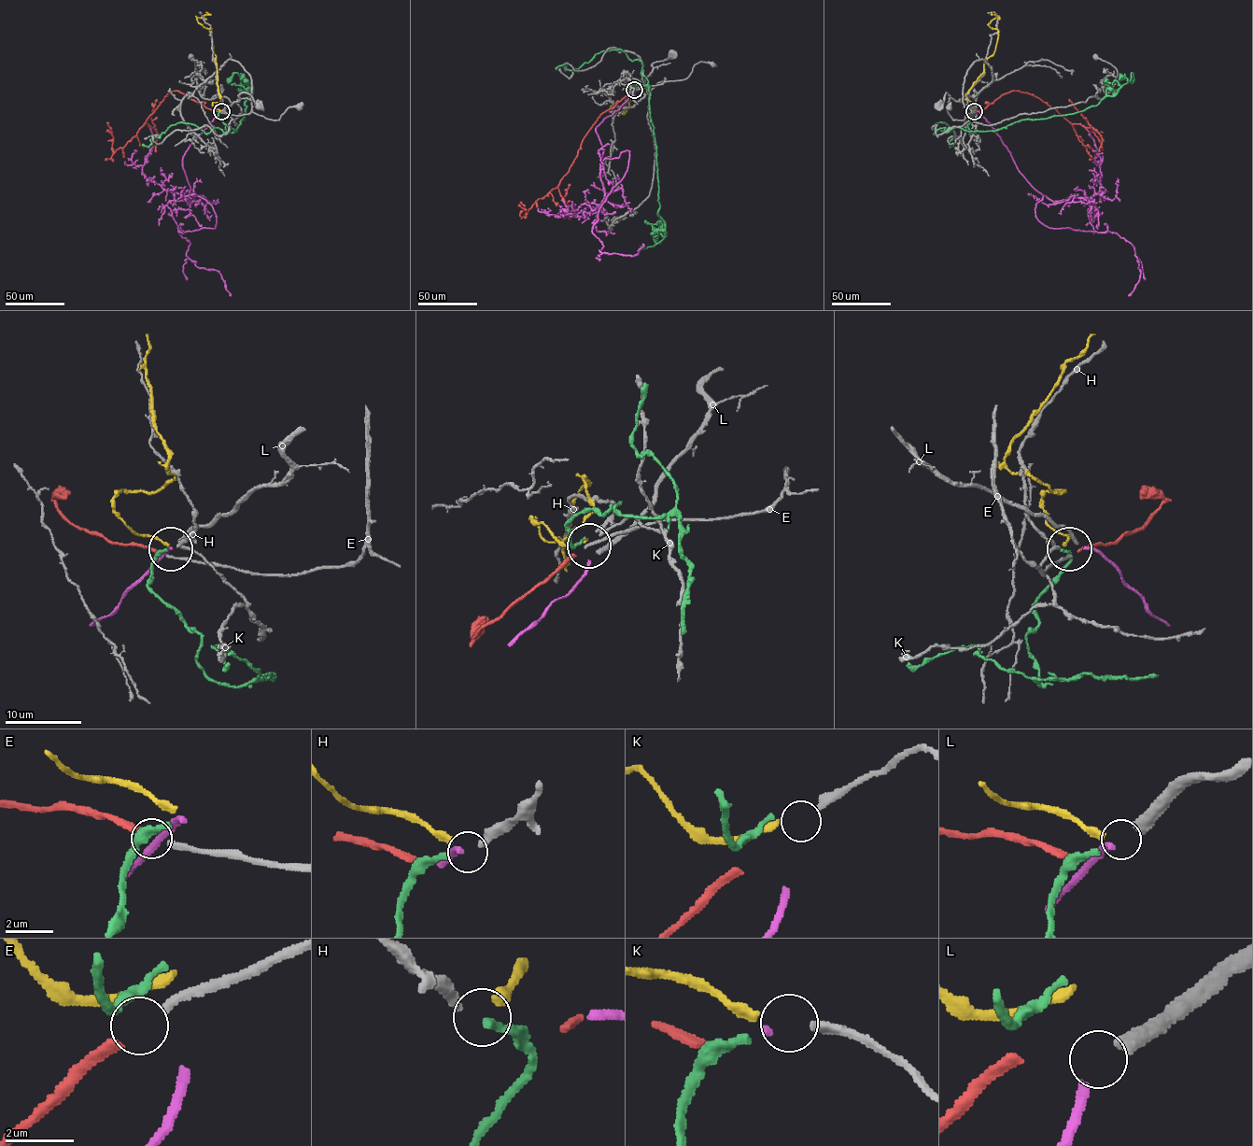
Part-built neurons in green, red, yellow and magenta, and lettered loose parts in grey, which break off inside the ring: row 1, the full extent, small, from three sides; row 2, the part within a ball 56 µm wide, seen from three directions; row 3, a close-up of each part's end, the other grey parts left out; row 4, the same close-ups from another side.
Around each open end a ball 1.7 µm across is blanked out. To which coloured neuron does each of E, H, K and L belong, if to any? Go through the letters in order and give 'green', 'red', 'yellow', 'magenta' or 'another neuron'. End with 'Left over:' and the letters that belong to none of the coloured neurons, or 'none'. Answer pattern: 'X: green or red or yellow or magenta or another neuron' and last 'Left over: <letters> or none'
E: red
H: green
K: yellow
L: another neuron
Left over: L

